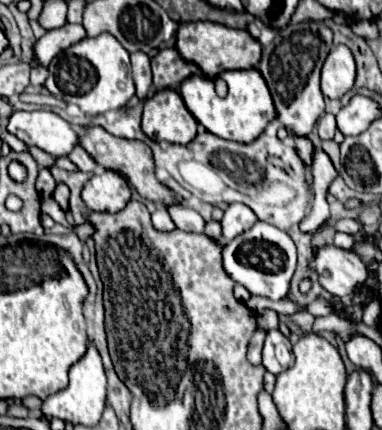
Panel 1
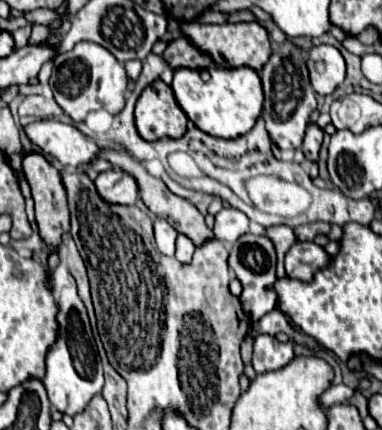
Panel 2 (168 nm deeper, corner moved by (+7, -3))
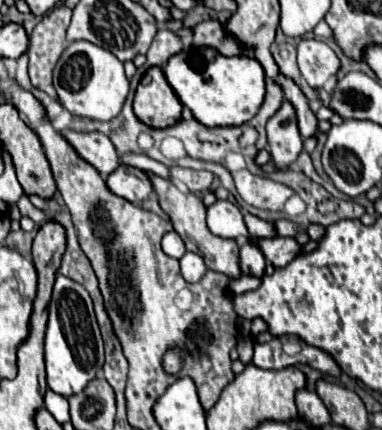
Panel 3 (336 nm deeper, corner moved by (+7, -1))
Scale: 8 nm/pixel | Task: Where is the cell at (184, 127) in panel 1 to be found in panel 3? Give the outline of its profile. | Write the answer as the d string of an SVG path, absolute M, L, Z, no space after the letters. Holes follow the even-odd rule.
M151 67L135 91L135 115L141 123L153 129L171 127L181 119L183 105L167 83L161 67Z

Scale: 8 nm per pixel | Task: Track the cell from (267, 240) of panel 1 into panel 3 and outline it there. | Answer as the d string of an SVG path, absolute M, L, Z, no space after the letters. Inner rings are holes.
M247 241L245 245L241 245L241 251L239 251L241 273L253 275L253 277L263 277L265 275L265 265L267 265L265 255L255 241Z

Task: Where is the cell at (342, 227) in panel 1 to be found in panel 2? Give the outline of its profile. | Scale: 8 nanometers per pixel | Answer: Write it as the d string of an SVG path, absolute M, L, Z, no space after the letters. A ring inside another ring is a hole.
M309 223L309 225L301 225L301 227L293 227L293 233L297 237L297 241L313 241L315 235L327 235L329 233L329 223Z

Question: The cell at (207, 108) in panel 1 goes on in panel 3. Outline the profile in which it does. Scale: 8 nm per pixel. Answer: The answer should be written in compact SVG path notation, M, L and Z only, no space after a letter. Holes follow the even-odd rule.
M189 47L165 65L165 77L179 101L205 127L237 127L253 119L265 97L265 71L253 57L221 57L215 49Z

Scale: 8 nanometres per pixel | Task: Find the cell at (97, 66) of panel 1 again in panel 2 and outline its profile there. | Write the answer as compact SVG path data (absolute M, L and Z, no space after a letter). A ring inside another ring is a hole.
M81 41L69 53L63 53L55 59L51 89L59 107L77 123L97 109L105 109L111 115L117 115L121 107L125 107L127 81L129 77L125 67L119 65L119 61L105 47L91 41Z

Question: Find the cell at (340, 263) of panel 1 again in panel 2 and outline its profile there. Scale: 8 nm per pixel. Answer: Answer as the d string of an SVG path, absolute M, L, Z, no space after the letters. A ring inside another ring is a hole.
M295 243L285 255L285 271L293 279L309 281L313 275L329 263L329 255L315 243Z

